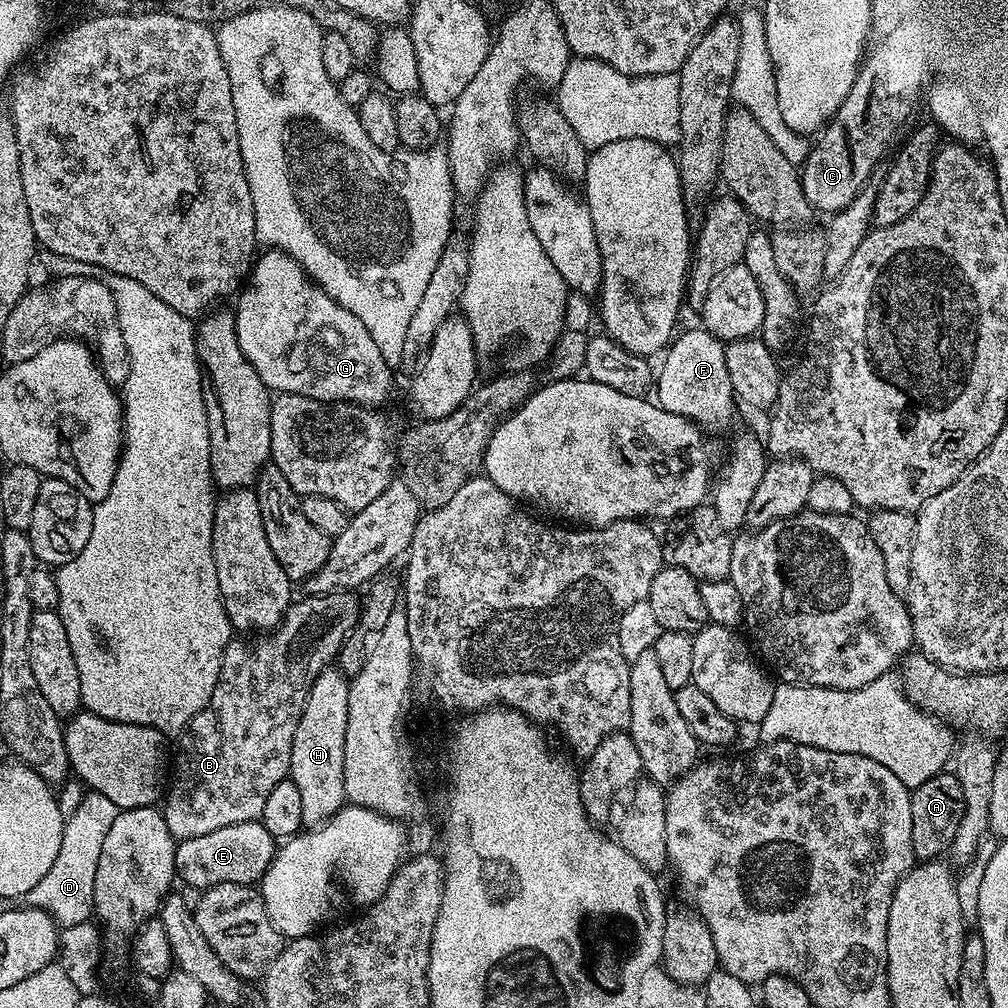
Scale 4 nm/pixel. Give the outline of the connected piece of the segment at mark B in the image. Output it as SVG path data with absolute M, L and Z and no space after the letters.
M352 590L321 596L305 595L305 600L297 599L288 605L280 625L261 635L257 644L247 644L244 638L233 638L228 643L222 654L214 694L210 694L210 702L206 702L202 711L188 723L179 737L180 749L174 752L174 771L162 800L166 830L170 830L173 840L202 838L202 834L222 830L222 826L260 820L266 798L270 798L274 786L289 779L294 730L298 730L298 718L302 718L306 698L318 674L339 657L344 639L360 620L362 600L356 596L359 595Z

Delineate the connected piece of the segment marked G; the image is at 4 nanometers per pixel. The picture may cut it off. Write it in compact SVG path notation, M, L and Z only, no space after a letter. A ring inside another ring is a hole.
M264 250L261 256L259 253L258 259L253 263L250 275L247 277L239 296L240 301L237 302L236 308L234 307L238 346L242 346L242 354L246 354L246 358L252 363L254 370L258 370L258 378L262 378L264 385L273 393L293 392L299 396L314 398L315 400L347 400L350 404L365 406L380 406L380 403L391 394L393 369L382 358L382 354L378 350L378 342L374 342L374 338L370 338L370 330L366 330L366 326L362 326L362 322L357 316L350 314L350 310L346 310L346 306L334 302L334 298L330 298L330 294L322 291L320 285L304 271L303 266L294 258L287 256L285 252Z

